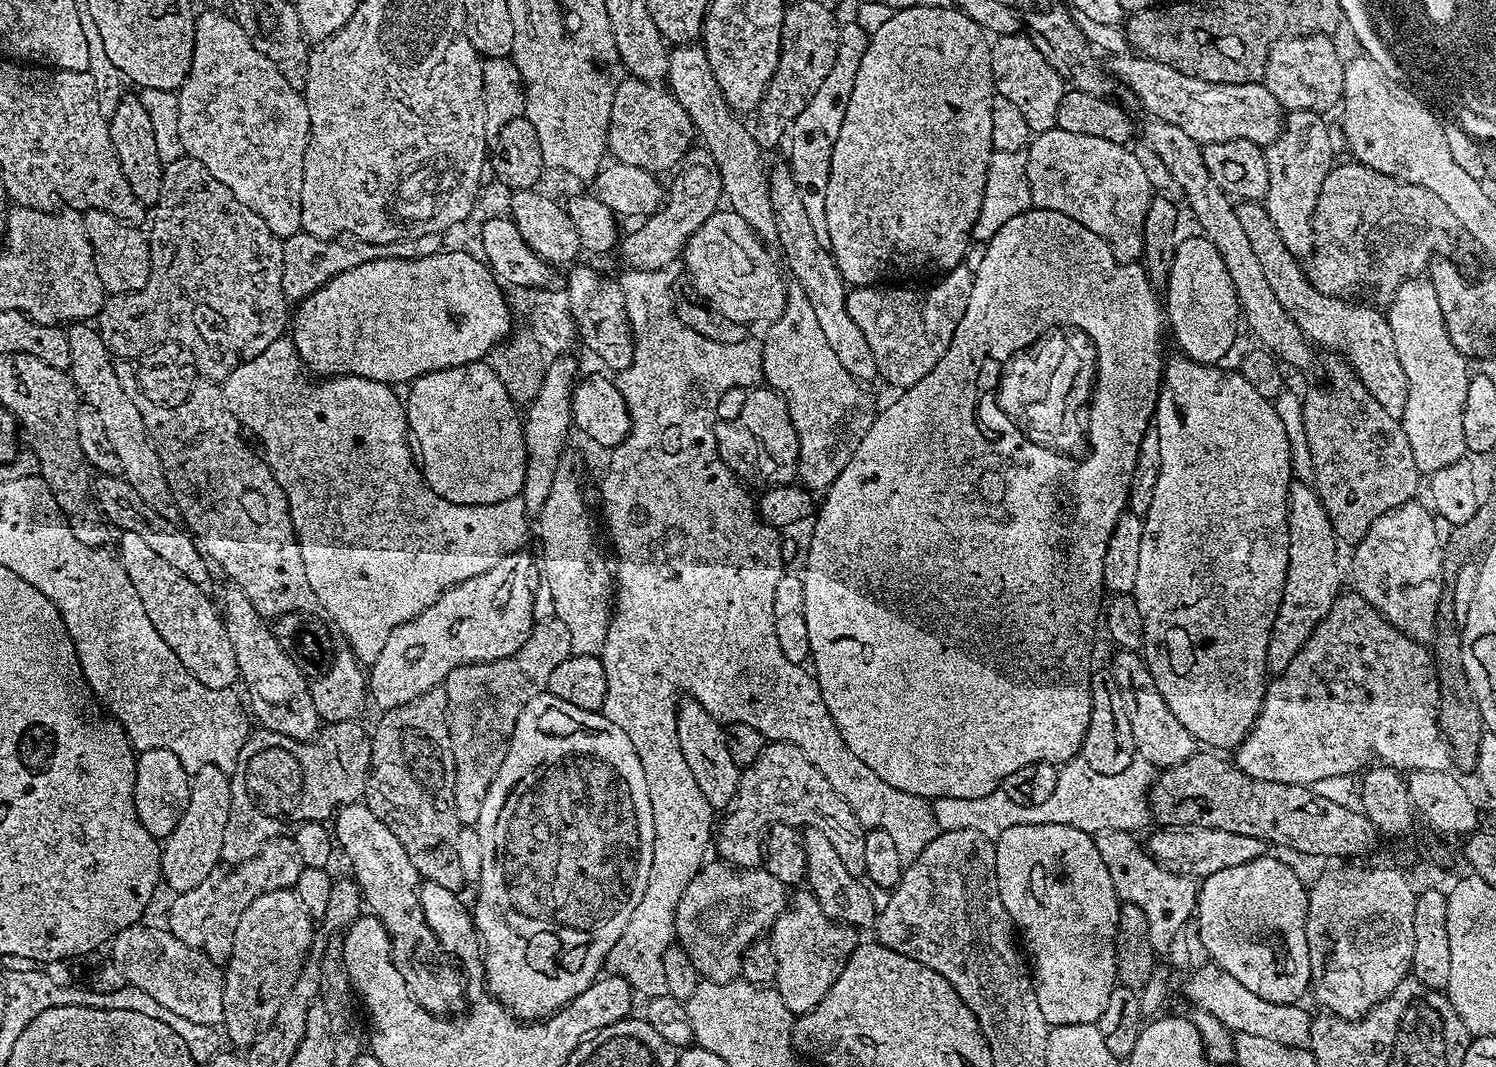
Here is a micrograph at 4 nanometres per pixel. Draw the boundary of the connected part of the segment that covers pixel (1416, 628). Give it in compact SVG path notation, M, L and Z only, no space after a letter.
M1419 499L1408 500L1402 506L1382 514L1374 526L1355 545L1352 556L1352 584L1351 587L1370 606L1374 606L1388 621L1402 634L1422 645L1427 645L1433 639L1438 618L1438 602L1443 594L1444 582L1442 578L1442 558L1444 545L1438 542L1438 530L1434 530L1434 512L1427 503L1420 504Z

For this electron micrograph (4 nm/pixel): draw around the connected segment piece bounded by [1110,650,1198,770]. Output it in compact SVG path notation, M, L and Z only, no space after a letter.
M1123 650L1115 653L1110 671L1118 694L1122 698L1122 706L1126 710L1126 718L1130 722L1130 734L1136 743L1136 755L1146 758L1158 770L1178 766L1178 762L1186 762L1198 750L1198 742L1174 718L1174 710L1166 706L1166 698L1158 694L1158 686L1154 686L1154 678L1150 674L1148 664L1140 652L1126 652Z

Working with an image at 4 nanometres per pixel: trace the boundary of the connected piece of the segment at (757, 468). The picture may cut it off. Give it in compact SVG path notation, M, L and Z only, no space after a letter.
M757 386L747 393L740 413L733 420L721 419L716 425L718 450L731 472L741 481L757 480L763 486L790 484L800 470L800 439L788 404L780 393Z

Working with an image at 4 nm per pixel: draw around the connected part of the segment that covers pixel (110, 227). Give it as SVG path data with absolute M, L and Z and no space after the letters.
M93 211L84 216L84 225L88 227L92 251L96 253L96 269L109 293L141 292L148 287L154 276L154 252L148 249L148 240L139 227L123 224L109 212Z

